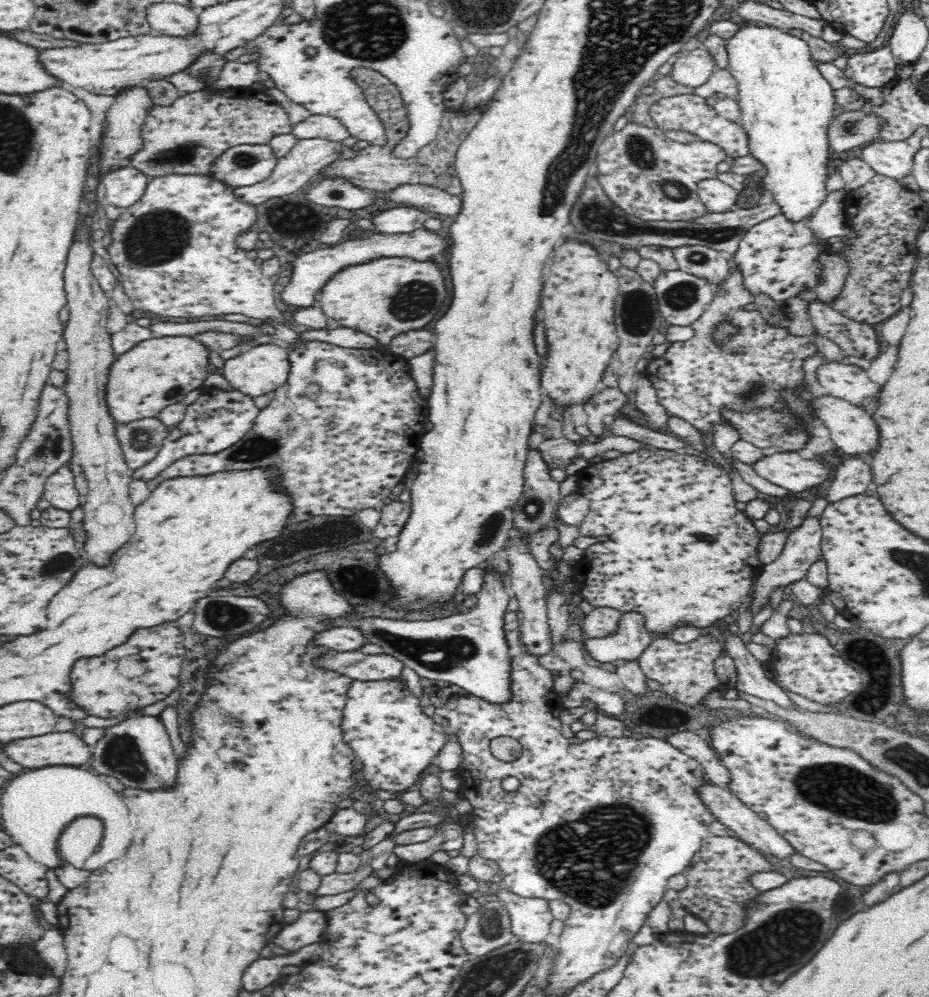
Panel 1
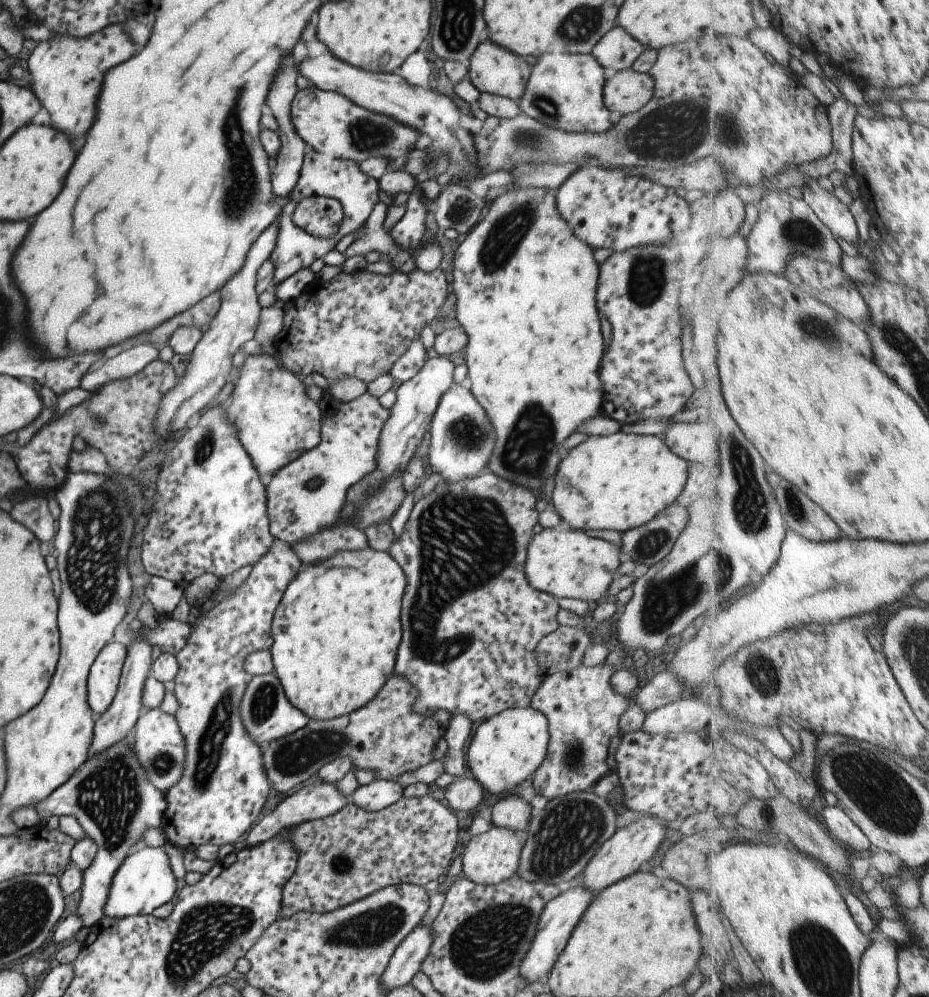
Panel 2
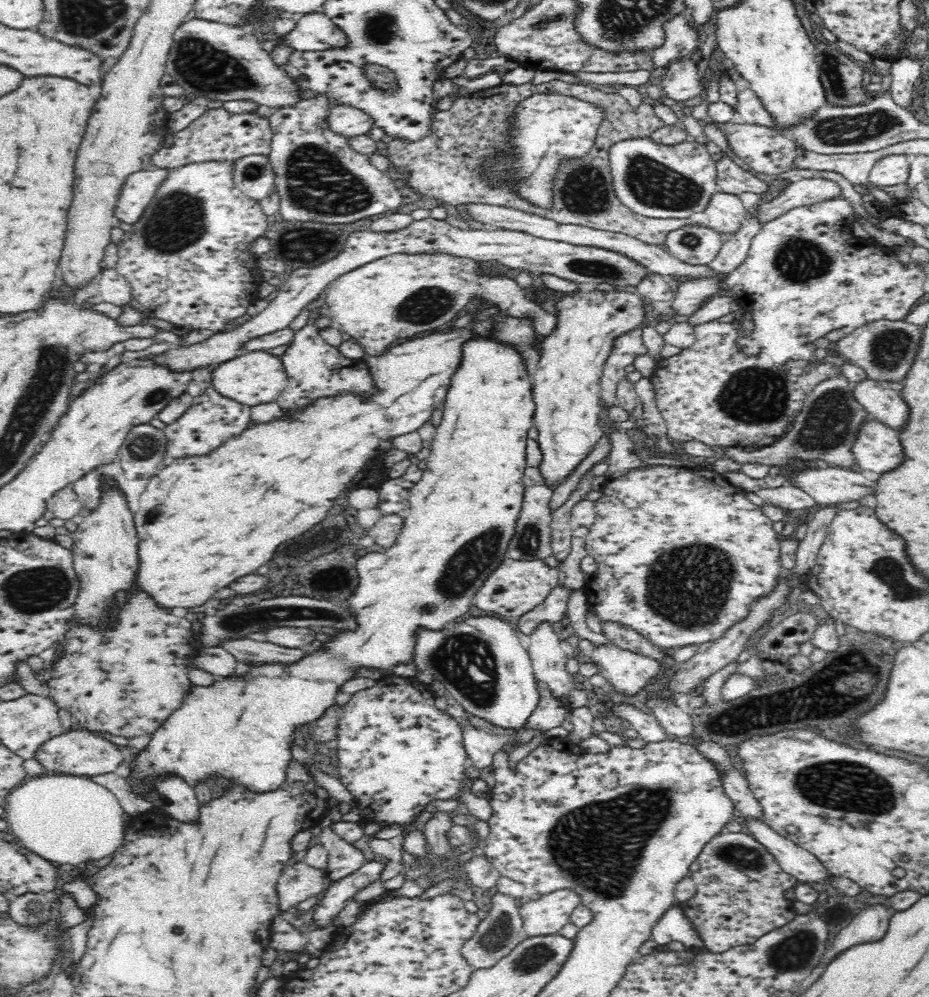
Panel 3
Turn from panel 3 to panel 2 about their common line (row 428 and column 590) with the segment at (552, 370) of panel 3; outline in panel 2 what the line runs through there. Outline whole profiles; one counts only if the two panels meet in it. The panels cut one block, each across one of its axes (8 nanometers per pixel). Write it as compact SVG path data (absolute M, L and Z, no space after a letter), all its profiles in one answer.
M557 526L550 529L539 530L531 535L526 544L526 557L524 562L524 573L527 582L535 590L550 594L555 598L577 598L586 600L590 605L596 604L599 598L603 598L609 586L613 573L619 566L619 547L606 541L585 536L580 530Z

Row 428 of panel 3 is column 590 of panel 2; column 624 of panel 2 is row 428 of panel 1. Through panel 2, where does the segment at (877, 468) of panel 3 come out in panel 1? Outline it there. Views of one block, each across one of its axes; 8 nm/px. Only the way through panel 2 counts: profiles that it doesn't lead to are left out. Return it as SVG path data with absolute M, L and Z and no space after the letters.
M832 395L812 397L811 407L815 418L820 419L830 430L836 449L842 454L858 456L860 453L864 454L878 448L878 425L872 418L872 414Z

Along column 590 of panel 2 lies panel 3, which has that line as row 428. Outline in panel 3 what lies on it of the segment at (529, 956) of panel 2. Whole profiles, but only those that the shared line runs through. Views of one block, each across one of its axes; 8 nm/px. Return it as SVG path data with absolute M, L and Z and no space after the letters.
M864 378L852 383L852 395L864 410L867 418L877 420L894 430L900 430L908 418L908 406L900 393L885 382Z

